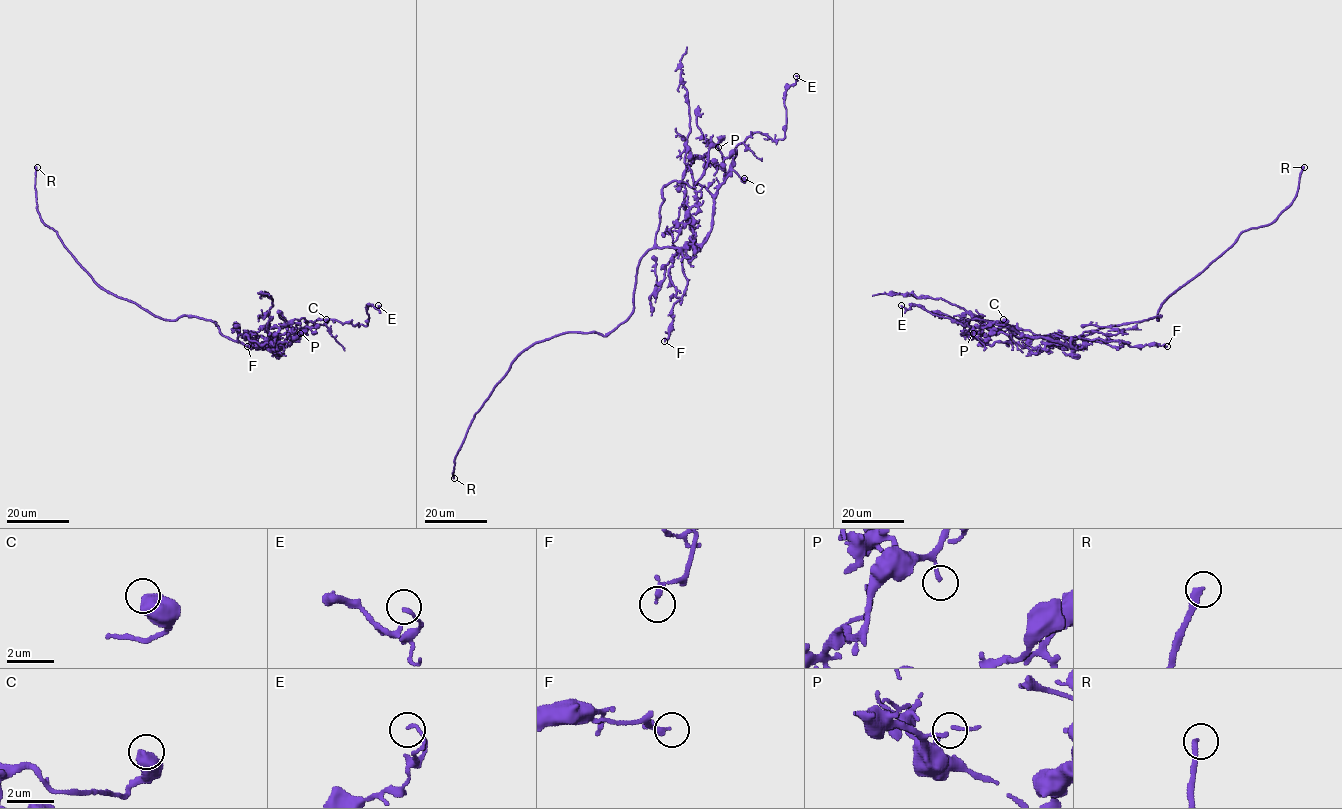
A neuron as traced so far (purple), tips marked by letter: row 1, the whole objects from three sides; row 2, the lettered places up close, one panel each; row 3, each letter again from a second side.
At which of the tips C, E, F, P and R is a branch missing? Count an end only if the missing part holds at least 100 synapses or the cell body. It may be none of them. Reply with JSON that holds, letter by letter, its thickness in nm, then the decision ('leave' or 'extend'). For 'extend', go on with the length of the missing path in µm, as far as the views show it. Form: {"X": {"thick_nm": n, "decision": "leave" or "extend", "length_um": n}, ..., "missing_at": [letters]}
{"C": {"thick_nm": 600, "decision": "leave"}, "E": {"thick_nm": 130, "decision": "leave"}, "F": {"thick_nm": 240, "decision": "leave"}, "P": {"thick_nm": 140, "decision": "leave"}, "R": {"thick_nm": 280, "decision": "extend", "length_um": 40}, "missing_at": ["R"]}

